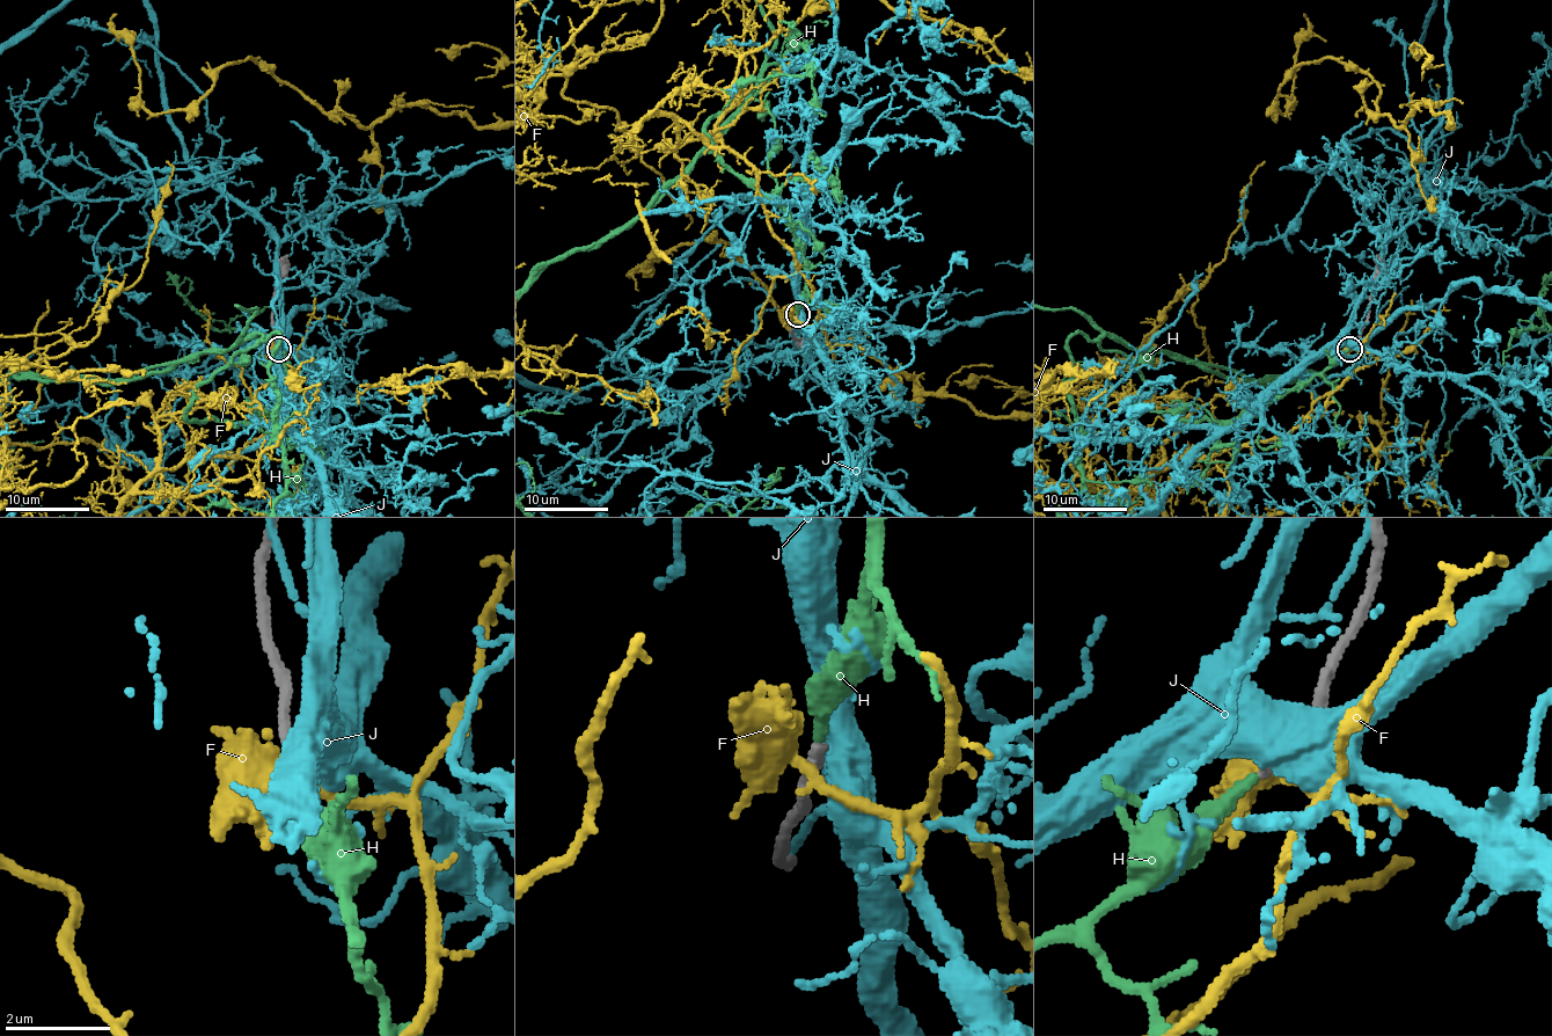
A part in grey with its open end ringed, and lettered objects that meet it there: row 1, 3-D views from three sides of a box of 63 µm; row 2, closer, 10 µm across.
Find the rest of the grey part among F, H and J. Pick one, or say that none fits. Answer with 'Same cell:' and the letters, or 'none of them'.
Same cell: H

